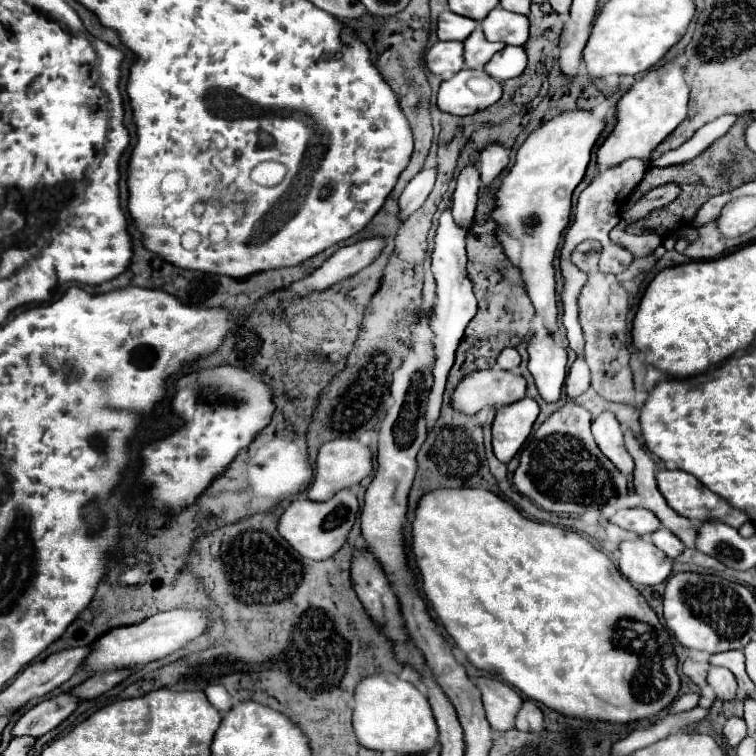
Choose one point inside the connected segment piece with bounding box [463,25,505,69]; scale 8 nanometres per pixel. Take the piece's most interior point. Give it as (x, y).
(478, 50)

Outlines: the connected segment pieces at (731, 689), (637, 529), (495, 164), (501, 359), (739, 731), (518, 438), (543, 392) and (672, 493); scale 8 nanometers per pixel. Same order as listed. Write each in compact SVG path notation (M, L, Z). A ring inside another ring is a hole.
M709 667L707 683L713 687L717 699L721 701L735 701L737 699L737 681L733 673L725 667Z
M619 509L613 517L611 523L633 531L637 535L645 535L645 533L653 533L659 529L659 519L649 511L649 509Z
M487 143L479 155L481 181L483 183L493 181L505 169L507 163L509 163L509 151L501 143Z
M511 347L503 349L503 351L499 353L499 357L497 357L497 365L499 365L501 369L507 369L507 371L517 371L519 363L521 363L521 357L519 357L517 349L511 349Z
M731 717L731 719L727 719L727 723L723 727L723 735L725 735L727 743L731 745L731 749L735 749L749 735L749 731L741 717Z
M525 397L521 401L497 409L493 433L495 433L495 457L501 463L509 463L513 455L521 449L523 441L531 433L537 415L539 405L531 397Z
M541 331L529 339L529 371L535 379L539 395L555 403L561 397L563 381L567 375L567 351L553 333Z
M667 469L659 471L657 473L657 487L663 493L663 497L667 499L669 507L673 511L677 511L679 515L691 519L691 521L705 521L705 519L713 517L713 519L725 521L727 525L733 525L736 529L749 521L749 517L745 517L745 513L741 513L739 509L731 507L727 503L727 499L721 499L719 495L711 493L709 489L705 489L705 485L701 485L693 475L689 475L685 471L667 471ZM741 515L743 515L743 523L741 523Z

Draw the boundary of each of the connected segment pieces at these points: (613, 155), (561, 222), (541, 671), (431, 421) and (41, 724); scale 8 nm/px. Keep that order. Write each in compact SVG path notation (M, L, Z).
M675 57L669 63L651 69L643 79L631 85L627 93L617 101L617 121L609 137L597 151L597 163L601 167L617 165L629 157L639 157L643 161L649 159L655 145L659 145L673 129L687 117L687 101L689 101L689 85L683 77L681 59Z
M569 111L561 113L555 119L541 125L537 131L533 131L527 141L519 147L515 165L509 169L509 173L503 177L497 193L495 193L495 209L491 211L491 219L497 223L495 237L499 245L503 247L503 253L507 255L509 263L519 269L525 291L529 293L529 299L537 311L537 317L541 323L549 329L557 329L557 295L555 295L555 253L561 241L561 231L569 225L571 217L571 195L573 189L579 185L579 181L585 175L585 169L591 159L591 149L603 131L603 121L595 119L589 111Z
M435 489L425 493L415 509L415 521L411 525L411 549L415 555L415 565L421 575L421 589L431 603L435 615L443 623L445 631L453 637L455 645L465 653L469 663L485 673L499 677L511 687L519 689L525 697L531 697L559 713L577 715L587 719L613 719L613 721L631 721L631 719L647 719L665 707L679 693L679 675L677 675L677 657L671 645L671 639L661 625L655 611L647 605L645 597L619 573L619 569L611 563L611 559L595 549L587 539L579 533L555 527L551 523L539 523L523 517L513 505L497 497L487 489Z
M451 199L447 209L441 213L439 217L439 227L435 231L435 249L431 253L431 271L433 277L437 281L437 305L431 317L431 329L435 333L435 367L433 367L433 389L429 393L429 403L427 403L427 427L431 429L439 417L439 409L443 403L443 389L445 389L445 381L449 375L449 369L455 361L455 351L459 347L459 341L463 337L463 331L467 327L467 323L475 317L477 313L477 299L473 295L473 283L467 277L467 253L465 253L465 235L467 229L463 225L459 225L453 215L451 215Z
M61 693L53 699L45 699L27 713L19 717L19 721L11 727L11 737L41 737L55 729L61 721L65 721L79 705L79 699L71 697L69 693Z

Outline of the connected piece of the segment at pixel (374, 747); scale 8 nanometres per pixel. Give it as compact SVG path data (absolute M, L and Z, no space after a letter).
M393 673L365 677L355 689L353 729L359 743L371 751L393 751L397 755L429 753L437 747L439 729L427 697L411 683Z

